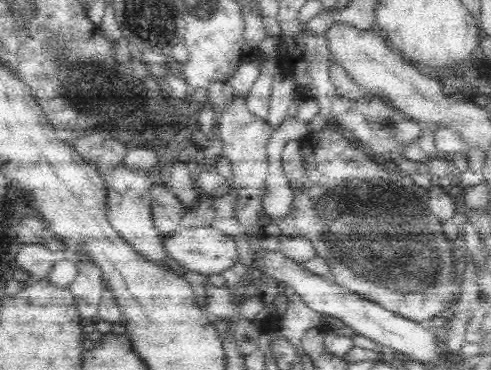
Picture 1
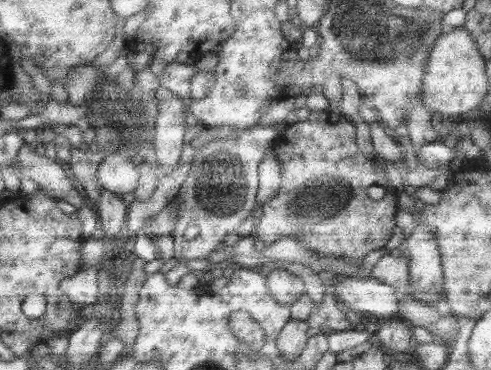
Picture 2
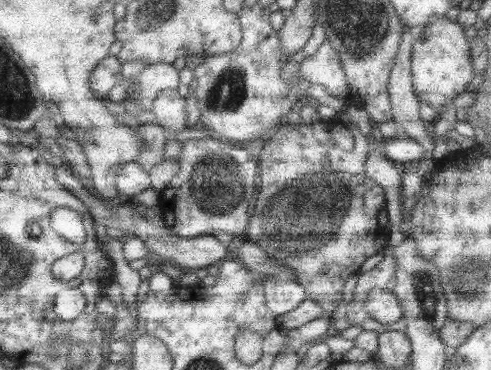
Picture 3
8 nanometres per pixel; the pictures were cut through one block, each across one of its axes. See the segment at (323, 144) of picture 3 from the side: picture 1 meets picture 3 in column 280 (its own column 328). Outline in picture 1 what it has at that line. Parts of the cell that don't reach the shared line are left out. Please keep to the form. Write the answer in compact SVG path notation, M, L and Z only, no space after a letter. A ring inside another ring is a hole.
M326 126L312 136L310 132L304 134L300 152L308 180L300 190L290 186L294 192L292 208L280 222L276 222L282 236L310 240L316 248L316 256L328 262L332 274L330 278L338 286L342 284L344 290L350 290L364 300L382 306L382 310L394 312L400 318L424 326L432 320L438 320L440 316L452 316L452 310L456 310L456 304L460 302L460 294L464 294L462 272L466 272L466 264L464 258L456 258L454 242L448 242L442 222L438 222L428 208L428 190L416 186L414 180L406 178L406 174L376 164L372 158L368 158L366 150L356 146L348 136L332 126Z

